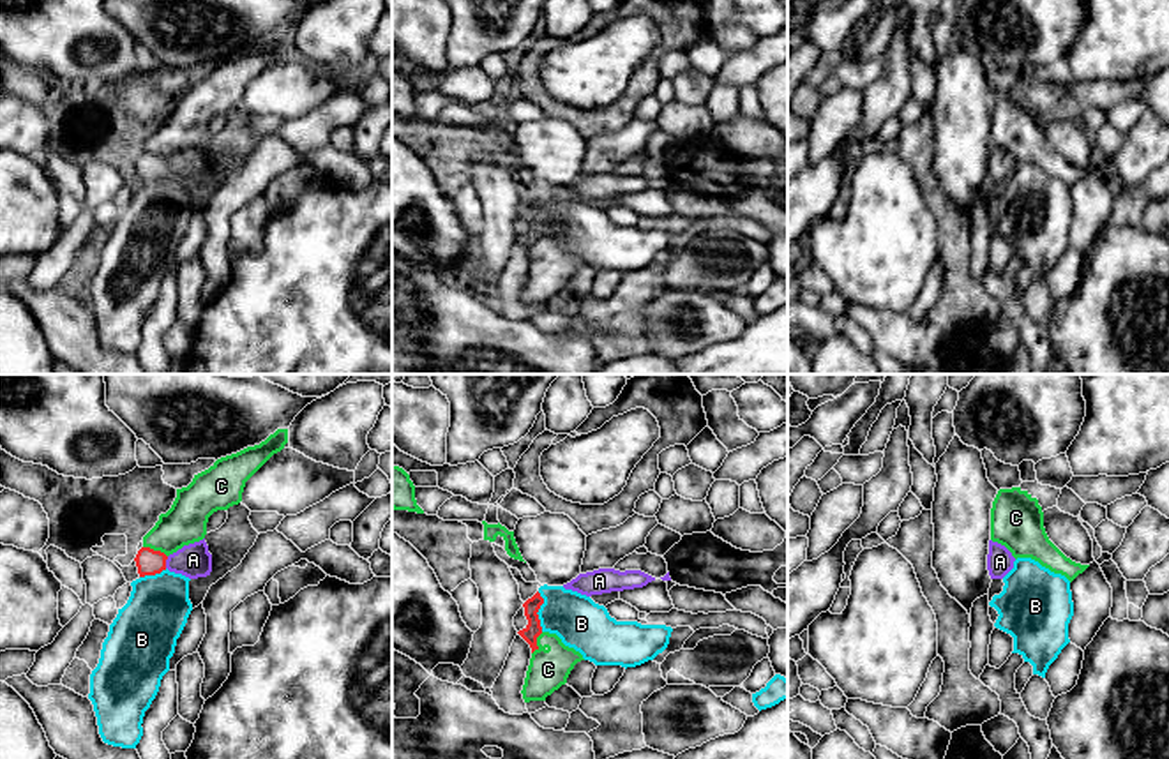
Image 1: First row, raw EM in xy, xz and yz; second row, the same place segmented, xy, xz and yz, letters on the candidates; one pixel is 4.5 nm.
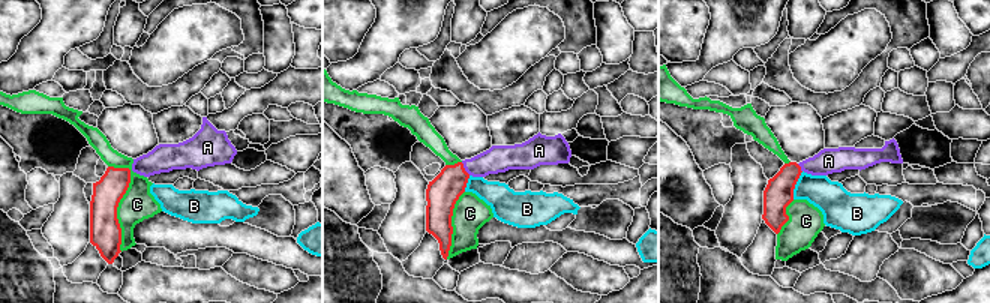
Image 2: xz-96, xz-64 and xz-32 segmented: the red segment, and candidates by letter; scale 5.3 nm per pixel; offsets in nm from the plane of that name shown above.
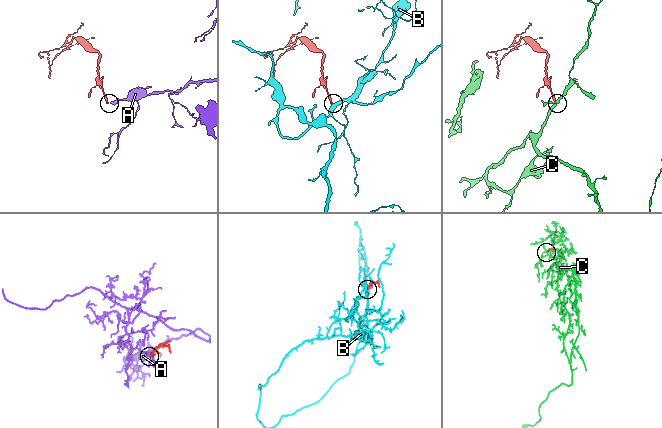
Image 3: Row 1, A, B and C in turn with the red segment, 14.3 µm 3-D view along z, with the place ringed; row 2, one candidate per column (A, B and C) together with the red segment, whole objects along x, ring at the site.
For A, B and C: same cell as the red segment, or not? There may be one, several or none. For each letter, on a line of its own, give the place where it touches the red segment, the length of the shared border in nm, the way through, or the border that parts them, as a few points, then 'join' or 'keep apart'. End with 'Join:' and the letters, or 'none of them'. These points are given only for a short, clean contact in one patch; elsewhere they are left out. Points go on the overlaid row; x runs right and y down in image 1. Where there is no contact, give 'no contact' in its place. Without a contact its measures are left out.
A: xy (165, 562) | 60 nm | across xy (149, 562), (165, 562), (193, 560) | join
B: xz (537, 611) | 190 nm | along xz (537, 592), (543, 599), (537, 613), (543, 631) | keep apart
C: xy (156, 551) | 120 nm | keep apart
Join: A

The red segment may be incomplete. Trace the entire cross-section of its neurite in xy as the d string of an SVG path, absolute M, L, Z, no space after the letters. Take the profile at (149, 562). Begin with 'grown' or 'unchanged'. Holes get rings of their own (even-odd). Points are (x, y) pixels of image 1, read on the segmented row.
grown; M205 538L184 545L170 556L150 547L141 547L134 561L140 577L161 574L166 568L189 579L207 577L212 572L212 554L208 552Z

